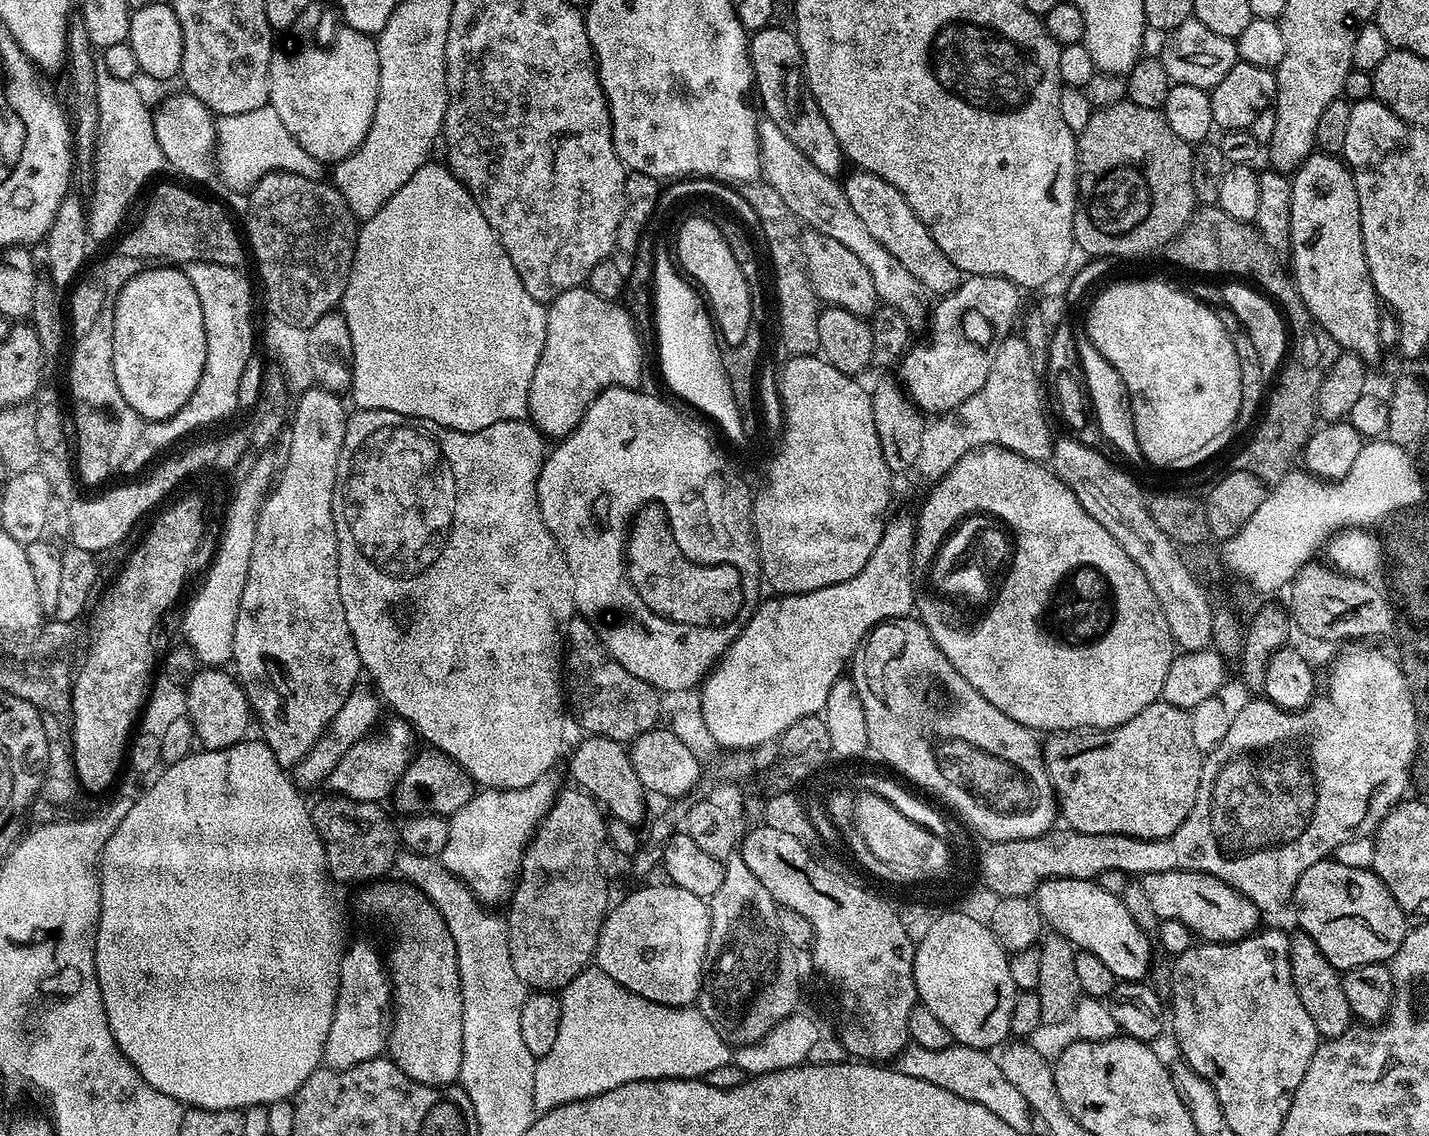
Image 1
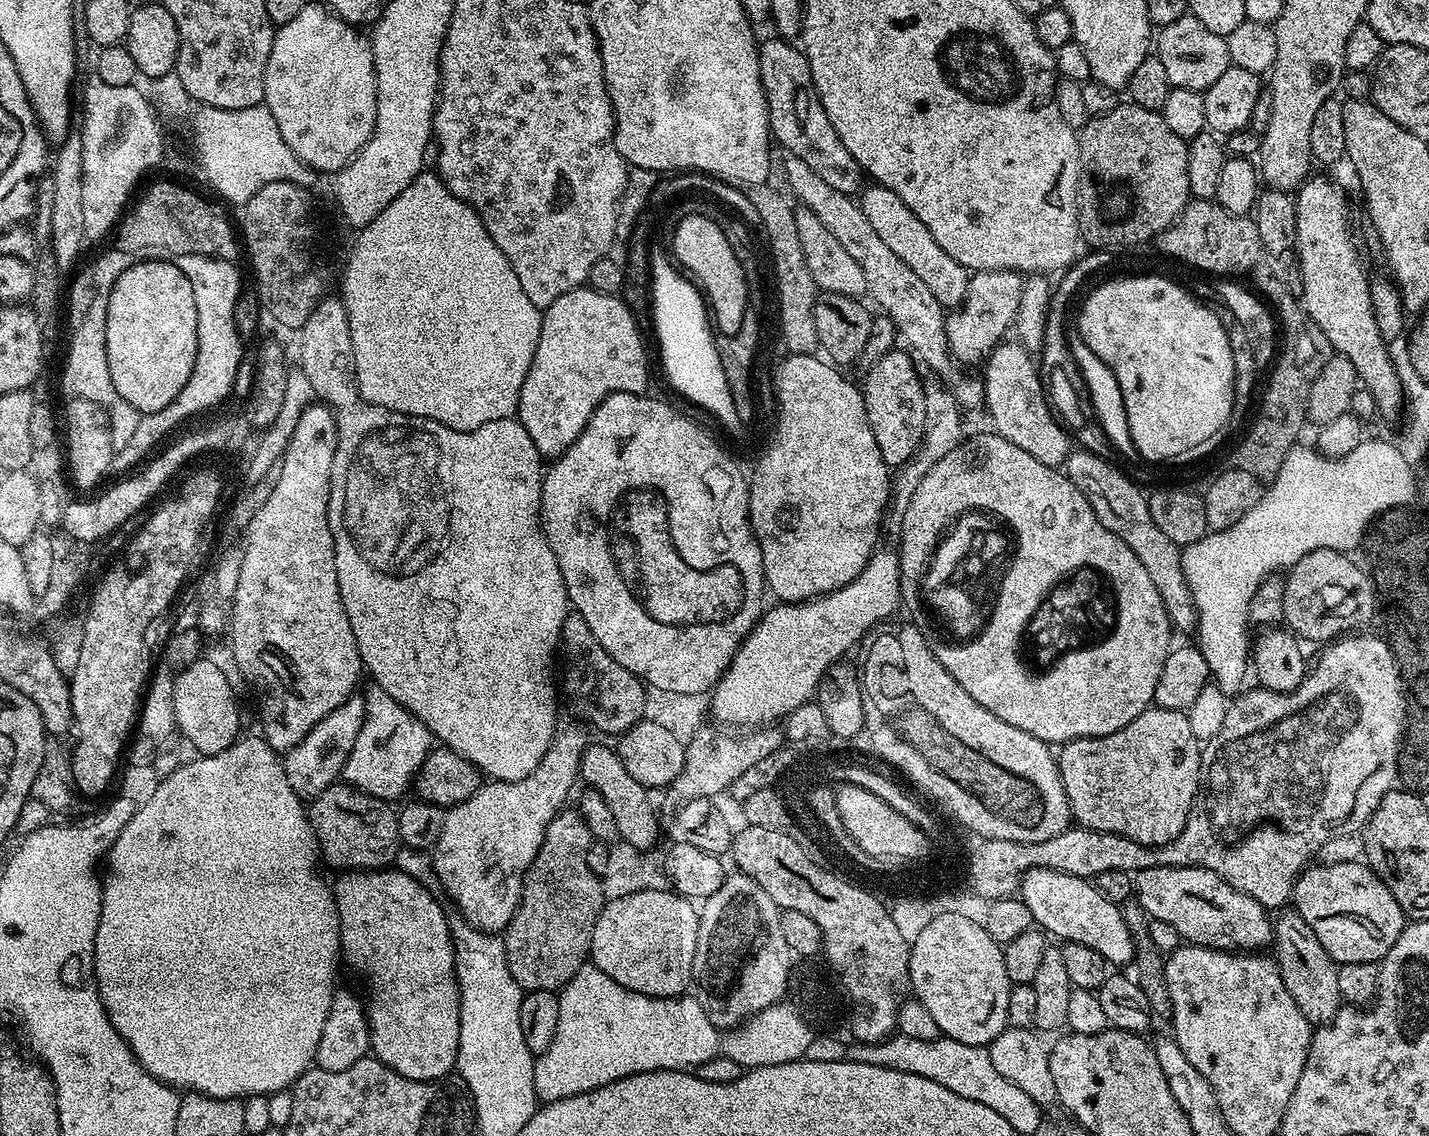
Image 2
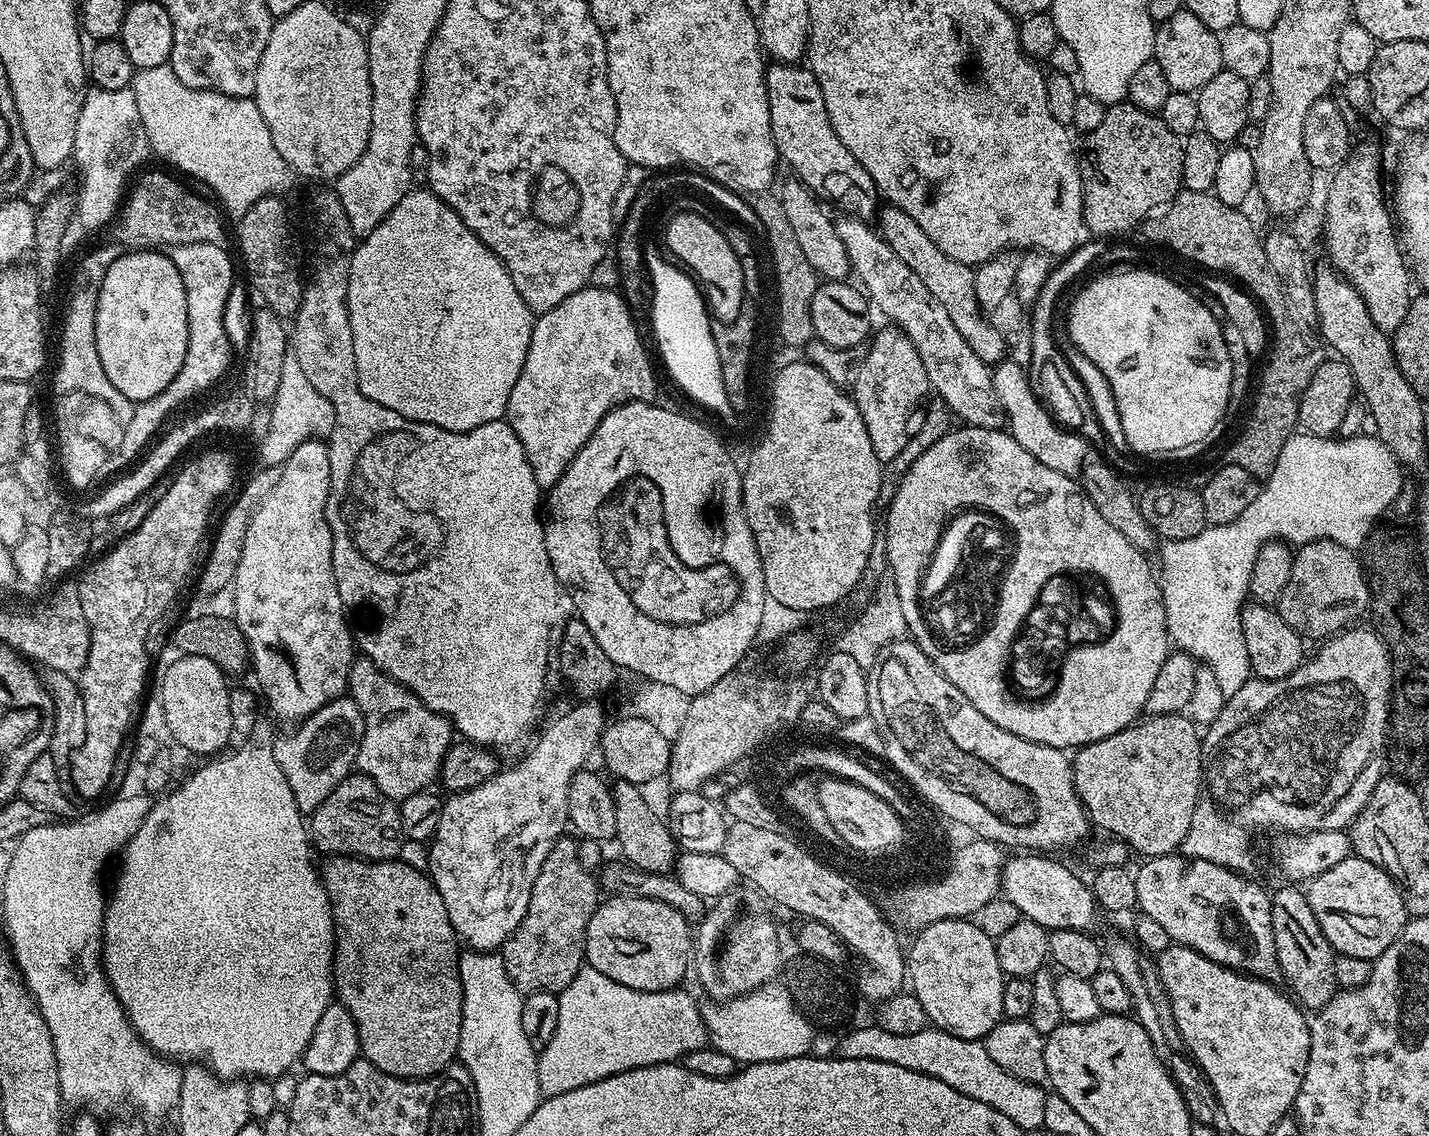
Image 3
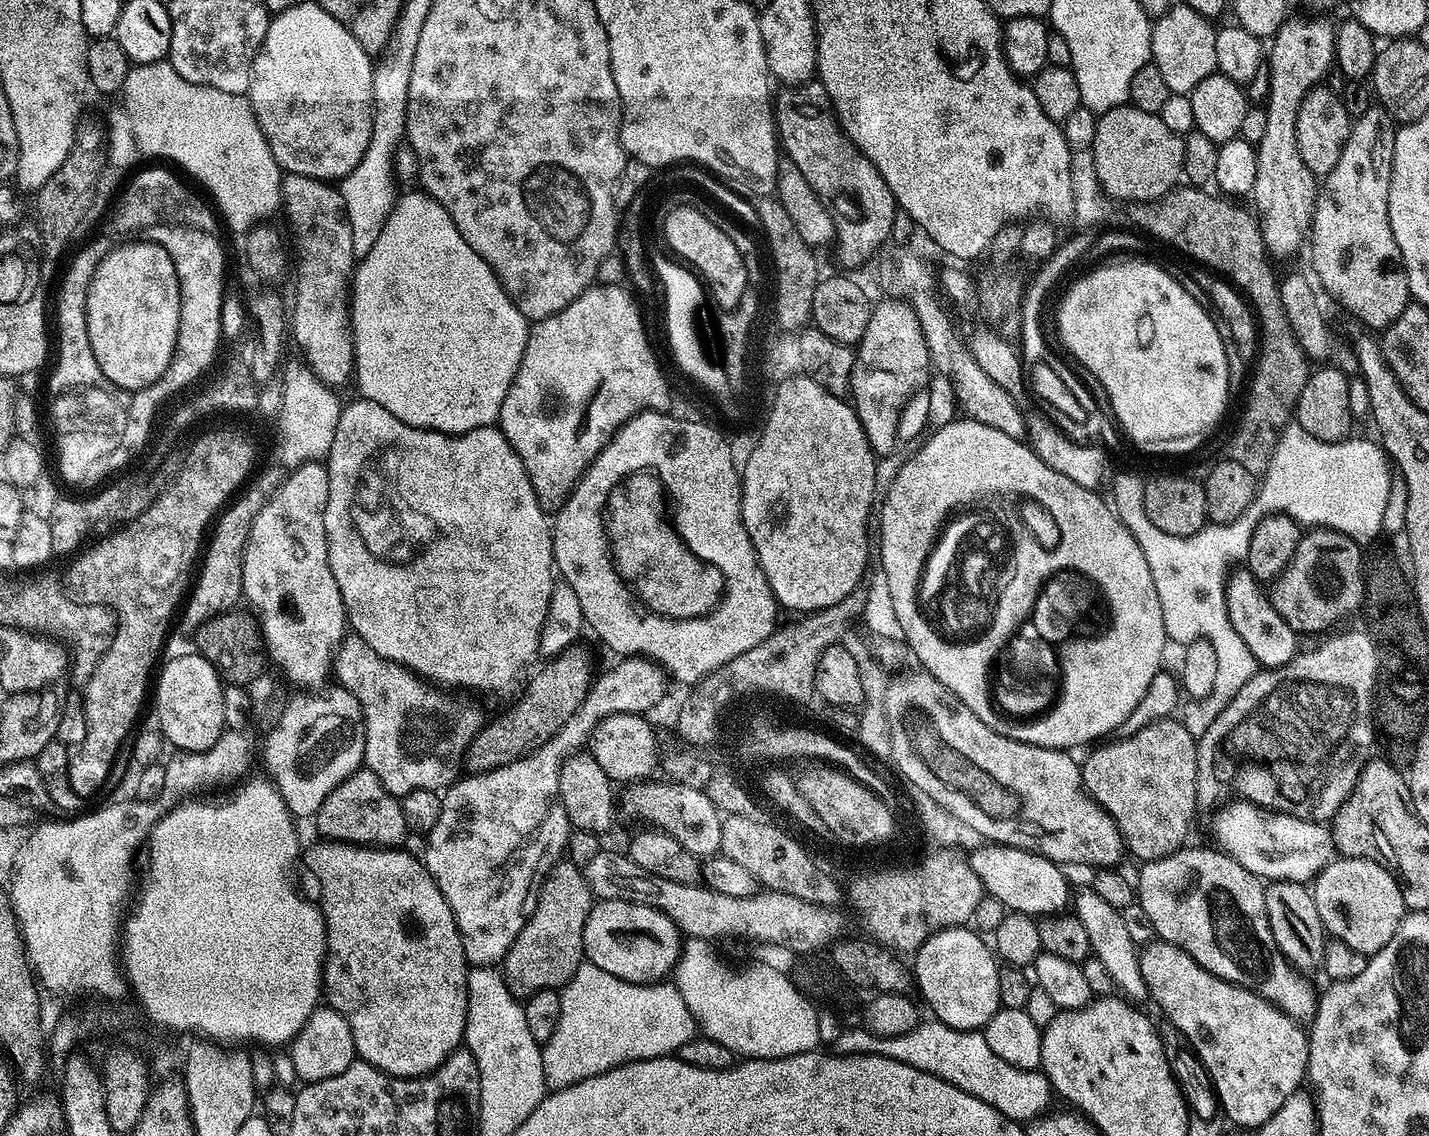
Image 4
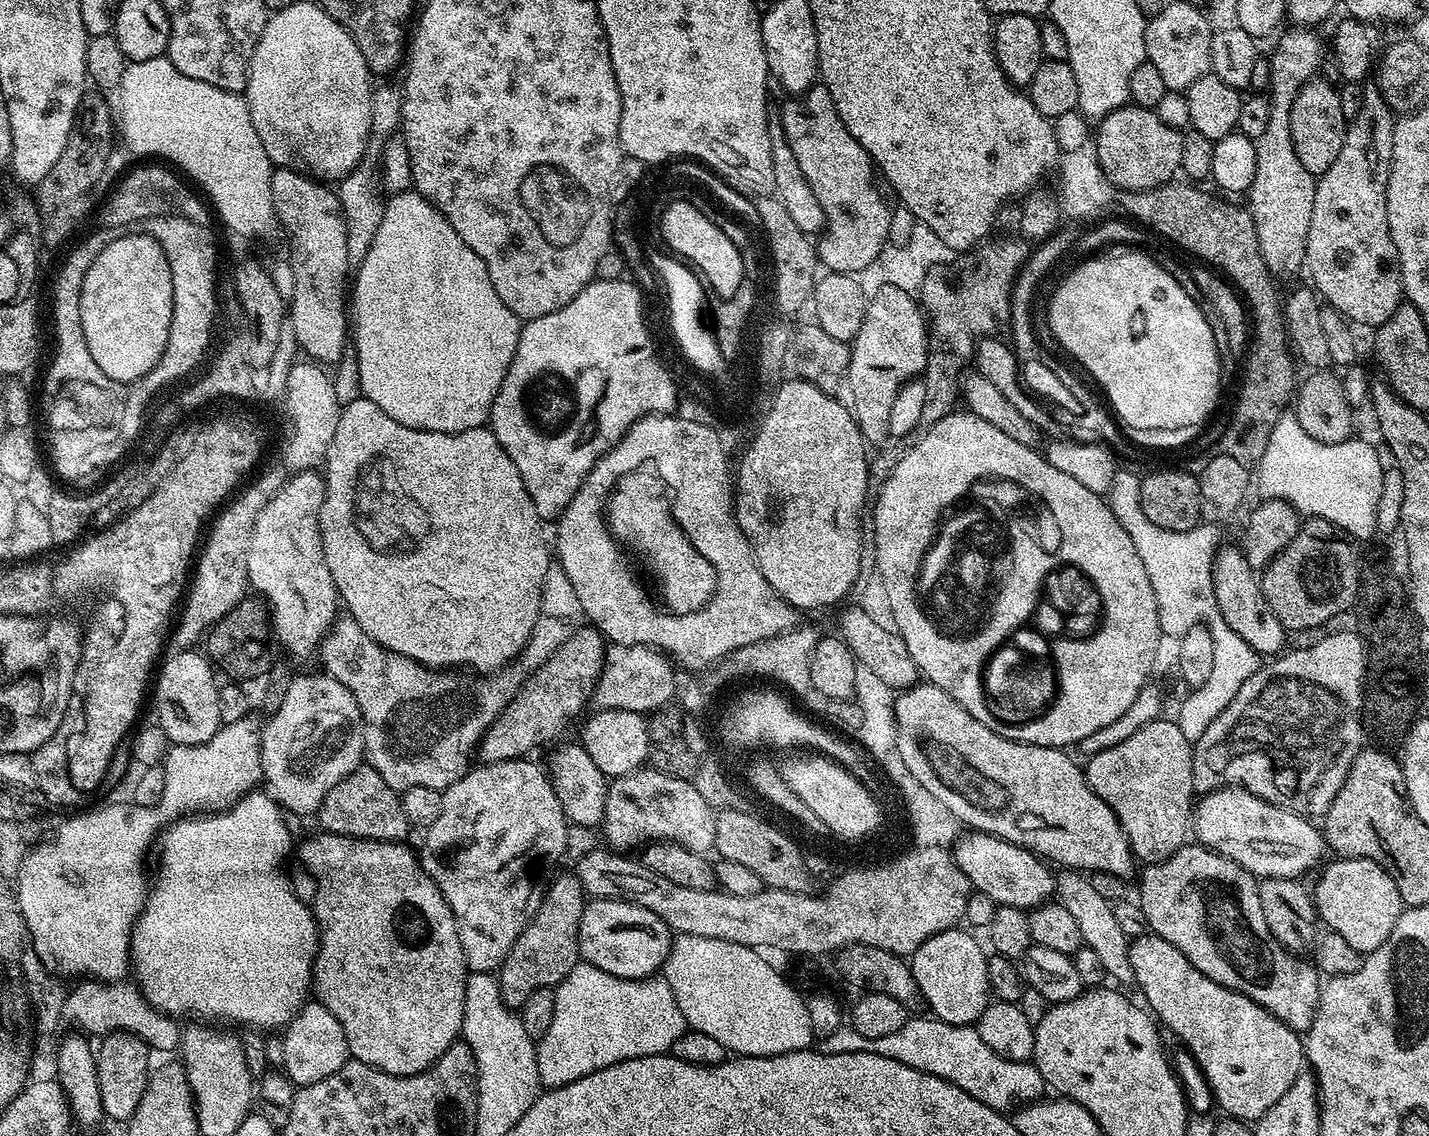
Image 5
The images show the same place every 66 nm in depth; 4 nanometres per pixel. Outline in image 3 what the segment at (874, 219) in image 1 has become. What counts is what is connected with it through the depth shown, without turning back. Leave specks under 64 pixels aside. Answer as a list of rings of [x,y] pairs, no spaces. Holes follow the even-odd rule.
[[[891,206],[881,207],[878,212],[879,220],[878,231],[890,250],[894,250],[894,254],[898,254],[898,258],[902,258],[902,262],[906,262],[906,266],[910,266],[914,274],[918,274],[926,290],[930,290],[930,294],[938,298],[938,303],[945,308],[946,314],[950,314],[950,322],[954,322],[958,334],[966,338],[970,350],[974,350],[974,354],[978,354],[978,358],[982,358],[982,362],[989,366],[995,366],[1004,360],[1008,340],[981,309],[978,294],[974,290],[975,271],[969,265],[942,254],[942,250],[938,250],[934,242],[930,242],[930,237],[923,232],[922,226],[918,226],[918,222],[914,222],[914,218],[906,214],[906,210]]]

